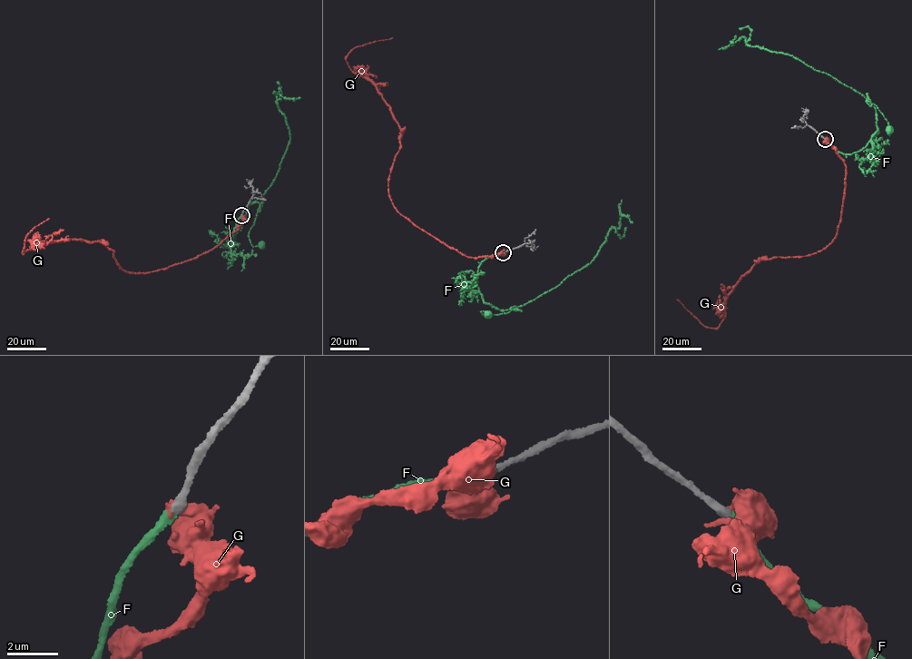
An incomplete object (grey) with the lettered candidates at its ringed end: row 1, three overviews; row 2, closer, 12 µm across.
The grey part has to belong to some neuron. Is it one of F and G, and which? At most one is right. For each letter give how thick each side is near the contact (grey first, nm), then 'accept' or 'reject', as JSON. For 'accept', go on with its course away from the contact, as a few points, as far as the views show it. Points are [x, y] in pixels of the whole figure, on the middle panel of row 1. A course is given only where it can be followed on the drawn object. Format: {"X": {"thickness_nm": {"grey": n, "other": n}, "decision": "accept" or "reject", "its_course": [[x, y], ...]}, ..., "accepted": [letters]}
{"F": {"thickness_nm": {"grey": 380, "other": 360}, "decision": "accept", "its_course": [[503, 252], [483, 260], [476, 284], [485, 303], [518, 309], [481, 311], [487, 314]]}, "G": {"thickness_nm": {"grey": 380, "other": 190}, "decision": "reject"}, "accepted": ["F"]}

